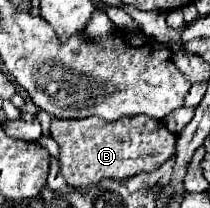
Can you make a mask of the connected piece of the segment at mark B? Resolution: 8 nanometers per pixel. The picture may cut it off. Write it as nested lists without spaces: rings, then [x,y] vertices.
[[[147,115],[121,117],[117,121],[103,121],[99,117],[53,119],[49,133],[61,149],[61,173],[73,187],[91,185],[107,177],[121,181],[139,173],[155,171],[175,151],[175,135],[163,125],[163,121]]]

